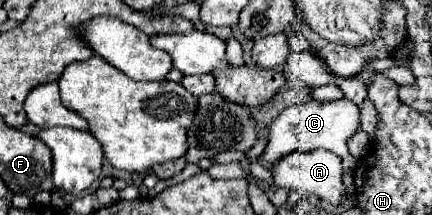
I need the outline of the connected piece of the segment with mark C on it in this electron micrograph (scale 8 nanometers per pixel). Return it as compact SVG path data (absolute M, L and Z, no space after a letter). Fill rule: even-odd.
M343 97L337 101L307 101L303 105L295 105L279 113L279 117L269 127L269 143L261 157L261 163L269 169L275 159L291 153L291 151L313 151L313 149L329 149L343 157L343 170L351 173L359 159L354 158L348 150L347 141L361 129L361 107Z

